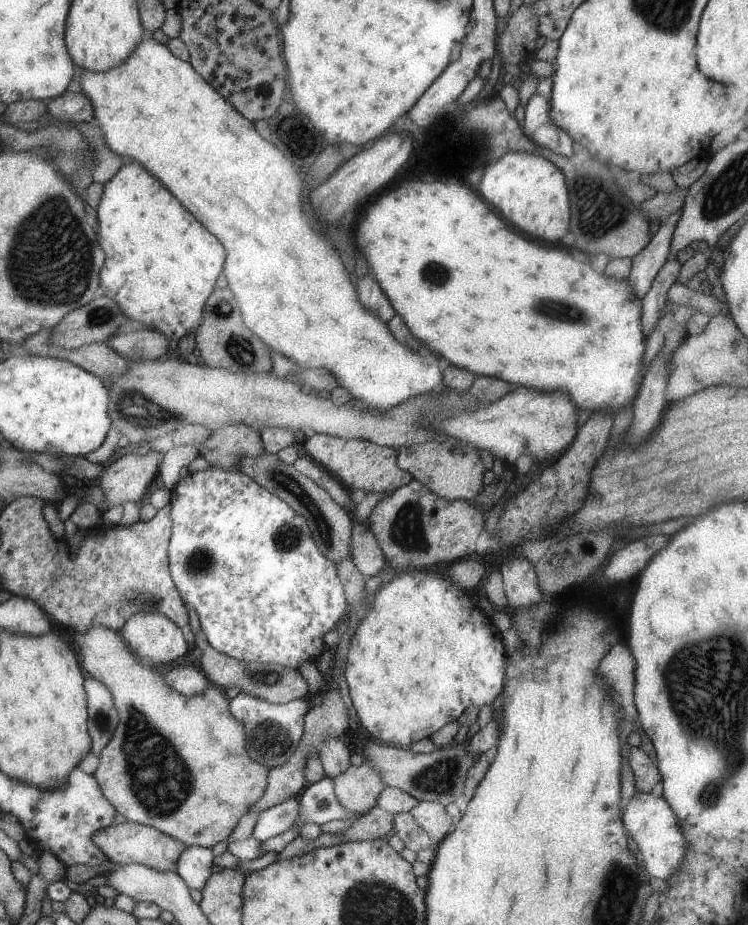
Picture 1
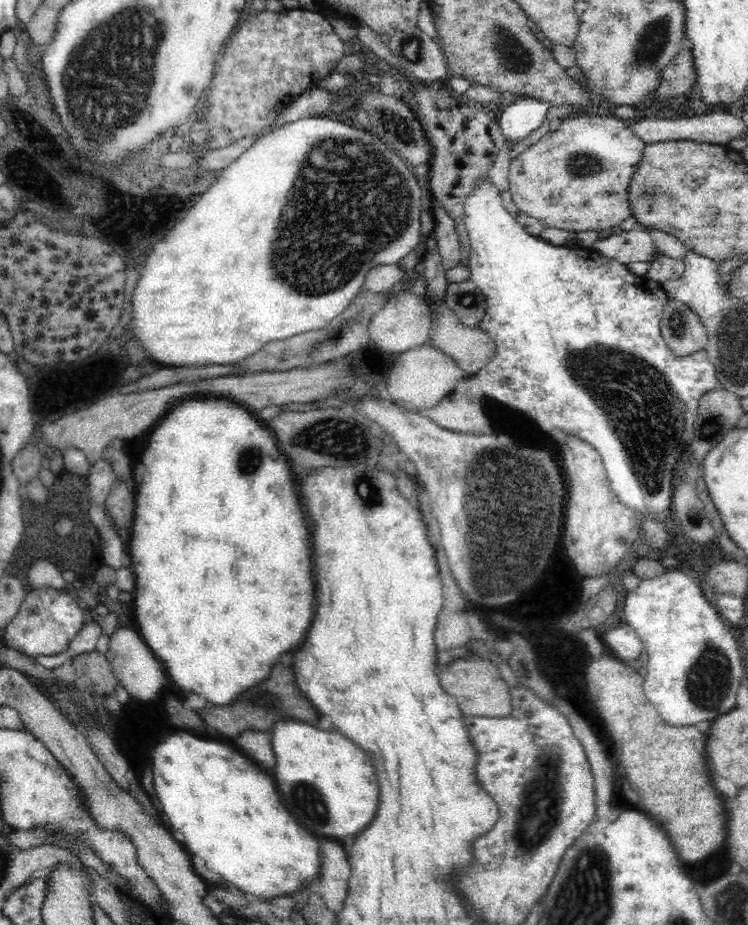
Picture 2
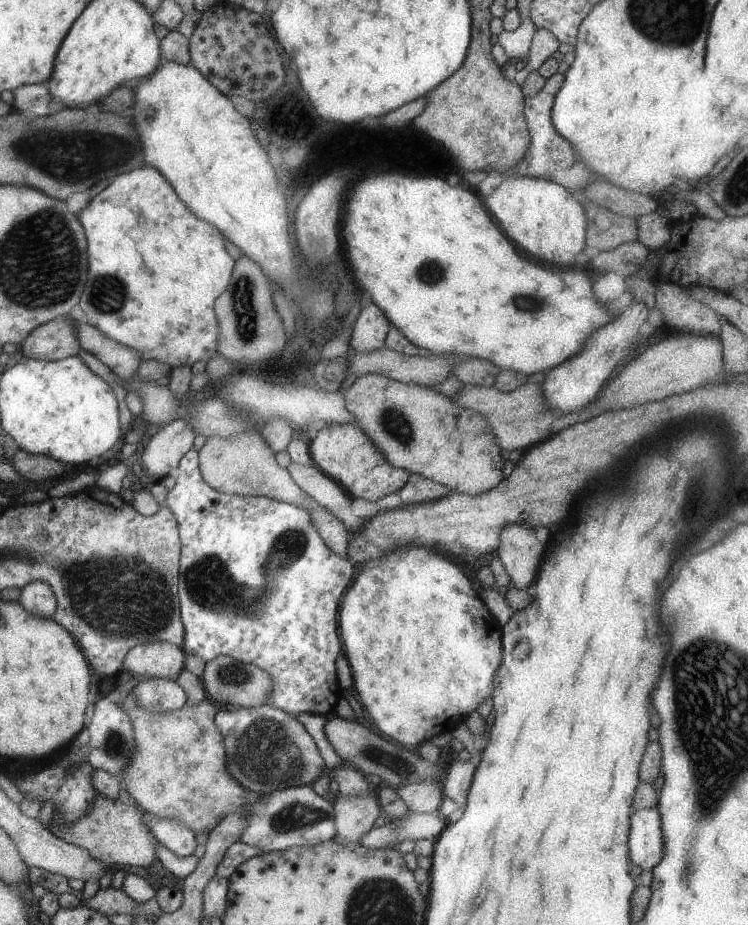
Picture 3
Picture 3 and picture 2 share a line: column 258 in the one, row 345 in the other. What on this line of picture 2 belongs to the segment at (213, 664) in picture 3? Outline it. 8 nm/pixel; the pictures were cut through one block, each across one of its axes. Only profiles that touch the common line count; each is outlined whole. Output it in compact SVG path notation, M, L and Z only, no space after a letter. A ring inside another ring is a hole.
M675 298L667 300L660 327L668 348L676 356L688 356L707 344L707 330L698 313Z

